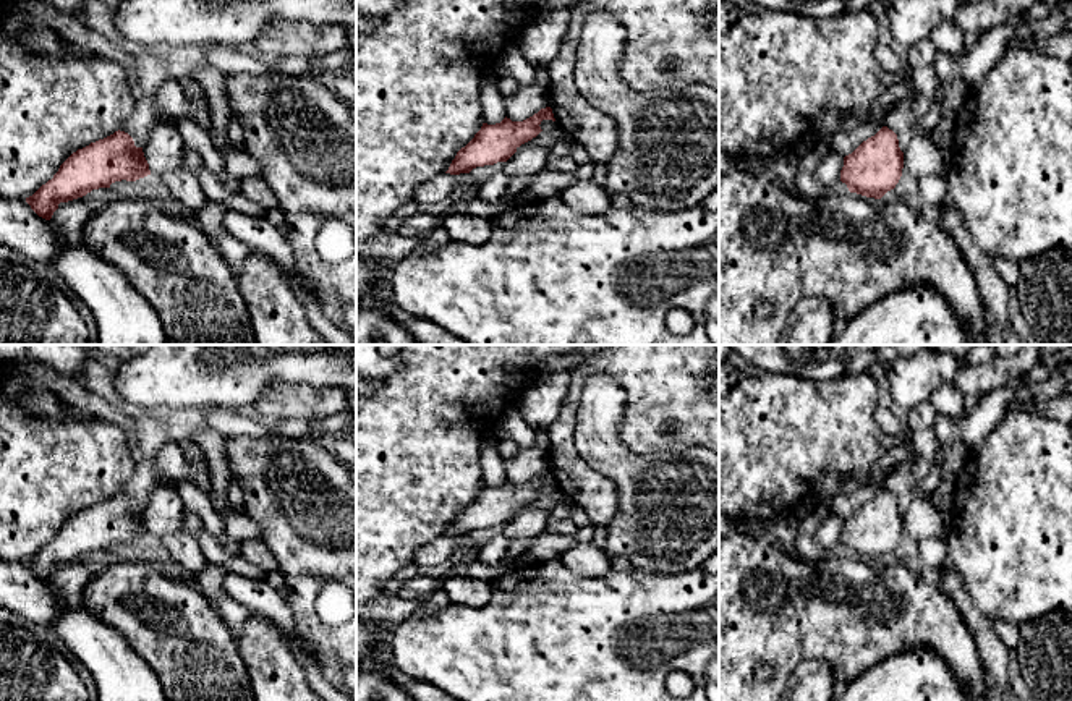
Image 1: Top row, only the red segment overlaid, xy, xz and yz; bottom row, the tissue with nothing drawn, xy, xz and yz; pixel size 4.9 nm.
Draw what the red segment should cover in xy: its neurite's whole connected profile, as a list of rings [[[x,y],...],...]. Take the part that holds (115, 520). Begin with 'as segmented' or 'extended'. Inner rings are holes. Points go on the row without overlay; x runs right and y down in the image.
as segmented; [[[118,492],[73,515],[26,565],[39,580],[50,583],[60,565],[110,550],[115,544],[136,544],[147,537],[151,533],[143,510],[136,510],[133,500]]]

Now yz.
as segmented; [[[883,489],[844,520],[840,544],[847,547],[850,555],[881,562],[895,550],[902,531],[904,515],[899,510],[897,497]]]

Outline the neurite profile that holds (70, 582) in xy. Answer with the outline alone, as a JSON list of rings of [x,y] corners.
[[[78,560],[60,568],[50,584],[66,604],[79,604],[87,583],[94,575],[84,560]]]

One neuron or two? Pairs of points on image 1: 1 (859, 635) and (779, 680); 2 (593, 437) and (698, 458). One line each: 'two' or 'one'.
1: one
2: one

